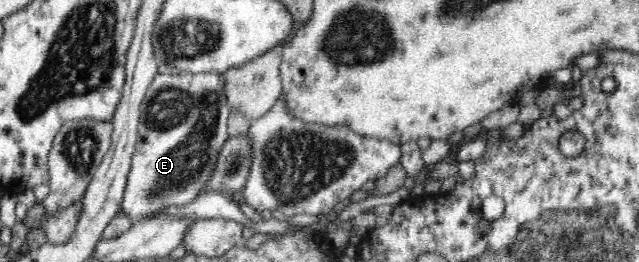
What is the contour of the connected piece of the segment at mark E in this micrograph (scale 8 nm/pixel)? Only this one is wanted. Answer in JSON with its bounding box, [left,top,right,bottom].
[121,73,230,220]

